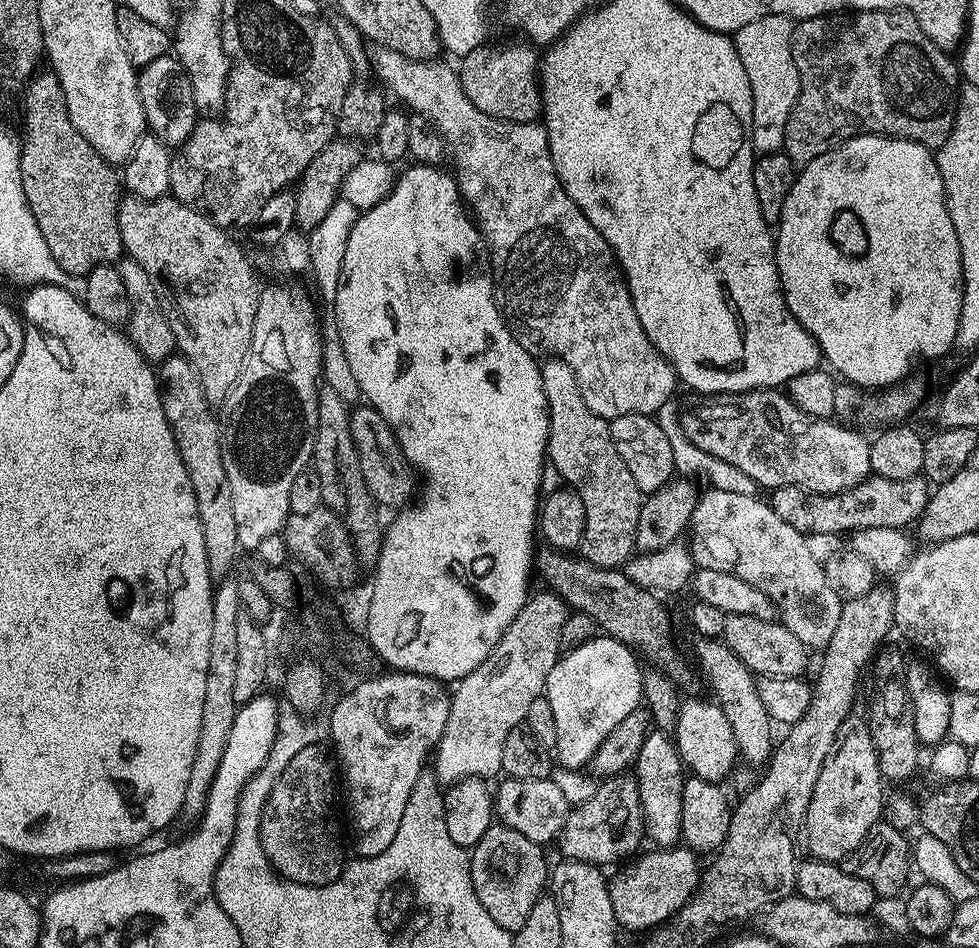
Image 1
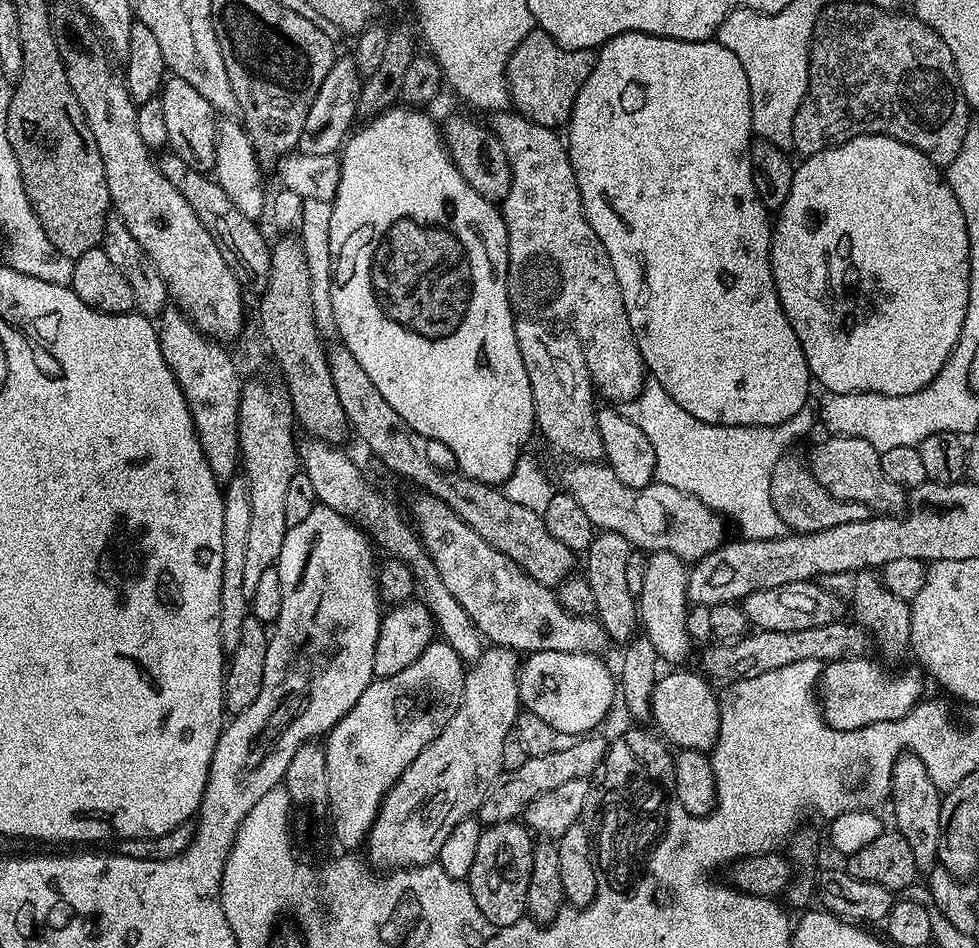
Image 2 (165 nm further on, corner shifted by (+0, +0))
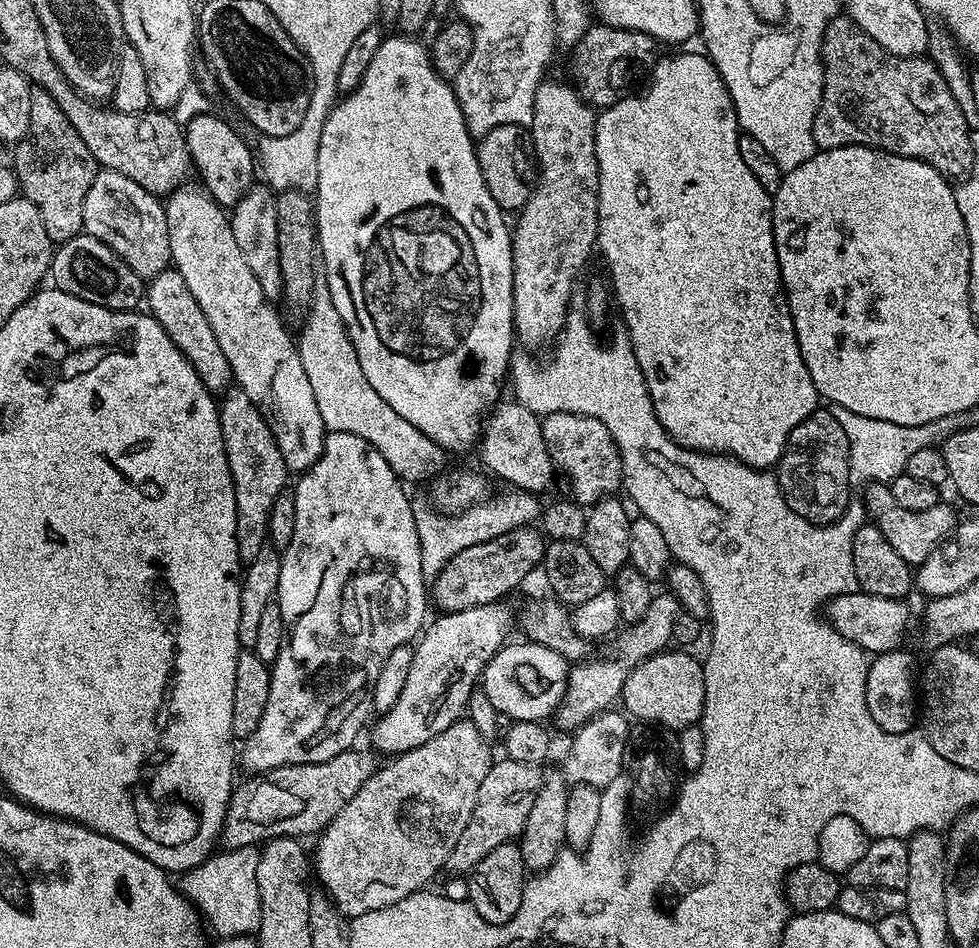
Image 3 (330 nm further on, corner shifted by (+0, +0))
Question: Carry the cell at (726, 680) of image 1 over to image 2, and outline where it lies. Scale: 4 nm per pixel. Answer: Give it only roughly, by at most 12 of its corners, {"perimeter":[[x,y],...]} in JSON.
{"perimeter":[[644,561],[638,624],[668,666],[694,649],[686,630],[689,565]]}

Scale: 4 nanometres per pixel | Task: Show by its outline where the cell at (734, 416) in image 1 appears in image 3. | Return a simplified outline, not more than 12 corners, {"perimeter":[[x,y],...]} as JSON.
{"perimeter":[[887,483],[864,492],[867,519],[913,566],[949,539],[947,502],[905,510]]}

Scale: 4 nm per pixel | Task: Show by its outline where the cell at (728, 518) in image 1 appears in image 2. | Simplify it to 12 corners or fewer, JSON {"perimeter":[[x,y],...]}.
{"perimeter":[[576,462],[563,487],[592,527],[633,549],[695,562],[725,543],[725,521],[659,482],[623,484]]}

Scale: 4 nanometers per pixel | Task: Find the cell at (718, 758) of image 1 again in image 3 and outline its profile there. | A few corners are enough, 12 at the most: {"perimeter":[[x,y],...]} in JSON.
{"perimeter":[[665,650],[633,668],[623,711],[648,726],[699,725],[704,665]]}

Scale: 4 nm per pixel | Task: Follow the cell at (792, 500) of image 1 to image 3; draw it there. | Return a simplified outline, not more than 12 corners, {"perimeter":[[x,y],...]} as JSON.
{"perimeter":[[817,406],[774,475],[794,514],[831,526],[850,507],[847,463],[824,464],[846,430]]}

